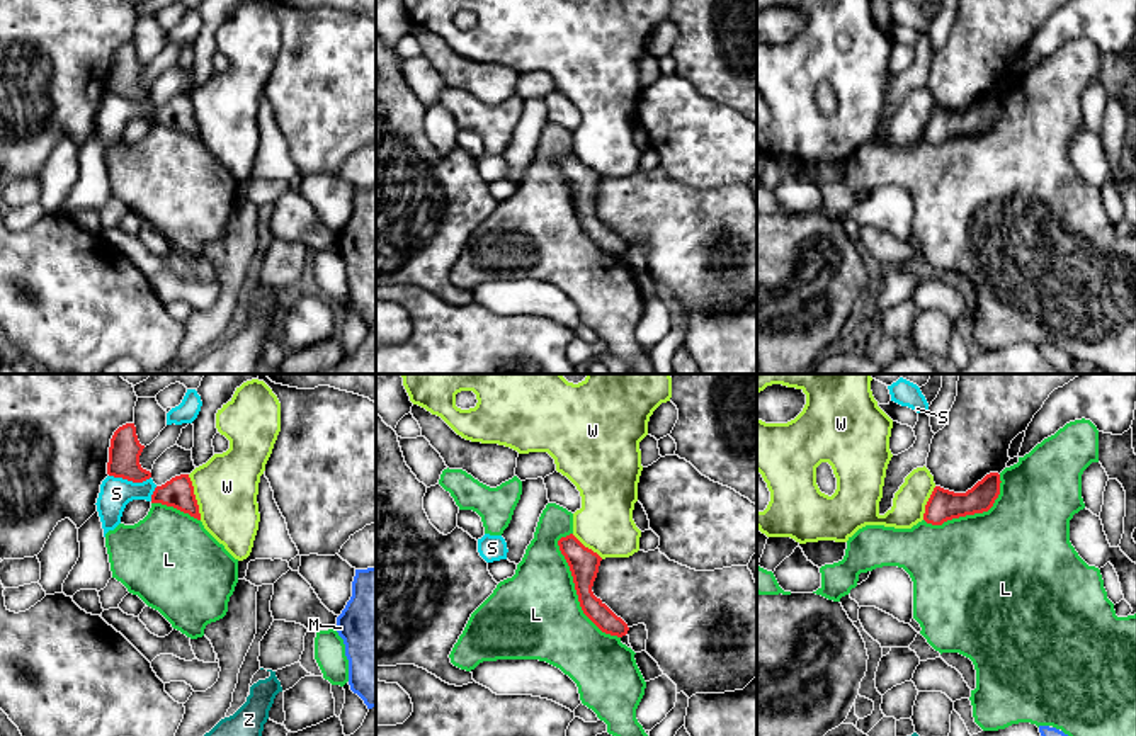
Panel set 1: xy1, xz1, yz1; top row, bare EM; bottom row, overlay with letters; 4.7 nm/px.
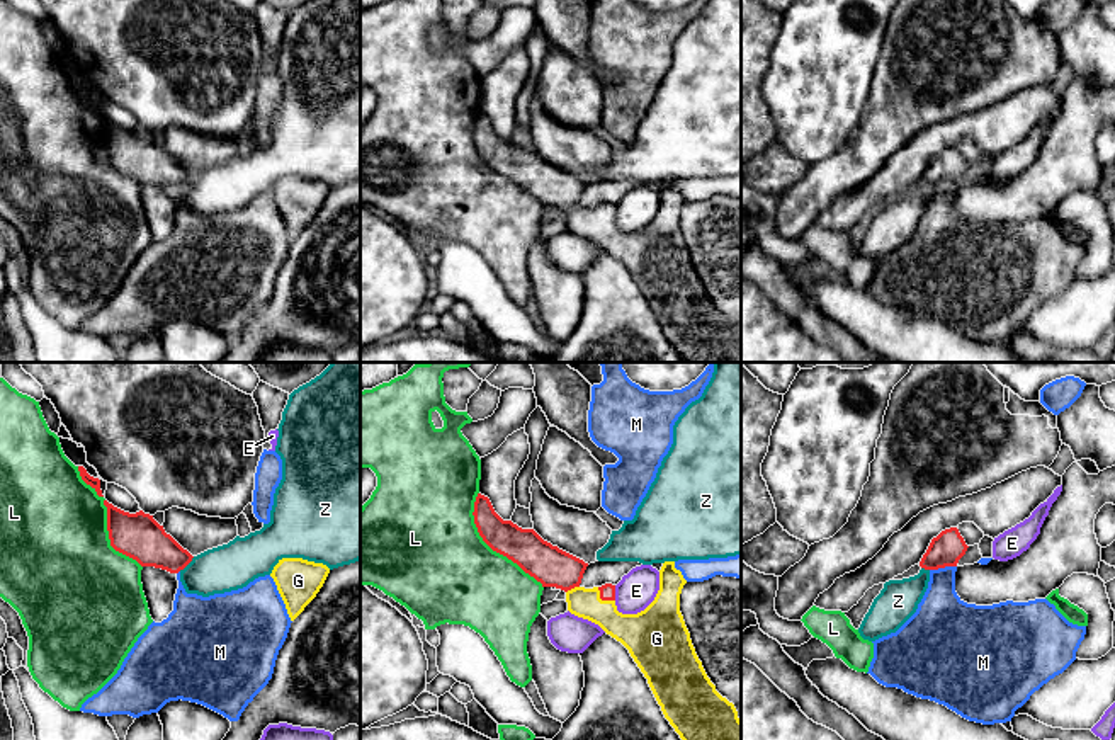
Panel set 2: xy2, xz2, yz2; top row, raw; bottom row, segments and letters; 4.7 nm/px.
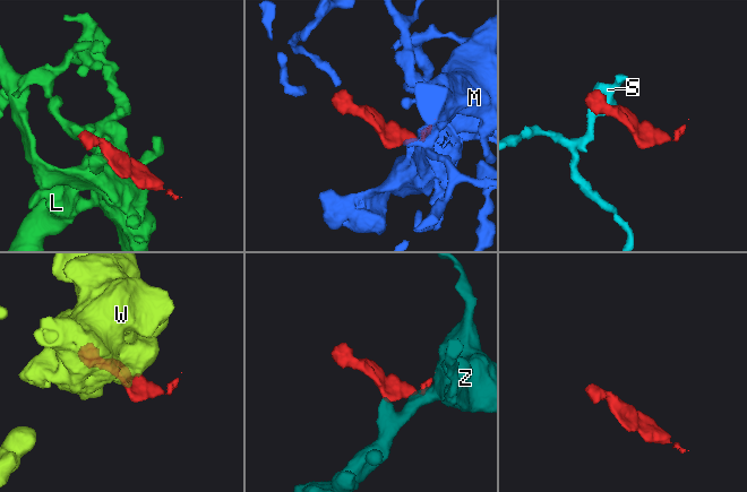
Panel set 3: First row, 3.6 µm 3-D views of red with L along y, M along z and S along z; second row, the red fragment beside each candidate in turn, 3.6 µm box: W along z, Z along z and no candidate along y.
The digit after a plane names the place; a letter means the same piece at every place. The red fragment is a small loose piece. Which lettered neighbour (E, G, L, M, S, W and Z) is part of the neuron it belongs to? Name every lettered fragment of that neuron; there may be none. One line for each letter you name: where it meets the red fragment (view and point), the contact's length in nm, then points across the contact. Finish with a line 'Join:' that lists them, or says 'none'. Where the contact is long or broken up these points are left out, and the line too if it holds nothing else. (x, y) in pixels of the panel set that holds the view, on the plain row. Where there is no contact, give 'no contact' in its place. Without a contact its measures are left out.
G: xz2 (602, 218) | 110 nm | across xz2 (607, 211), (602, 218), (624, 247), (643, 252)
Join: G

